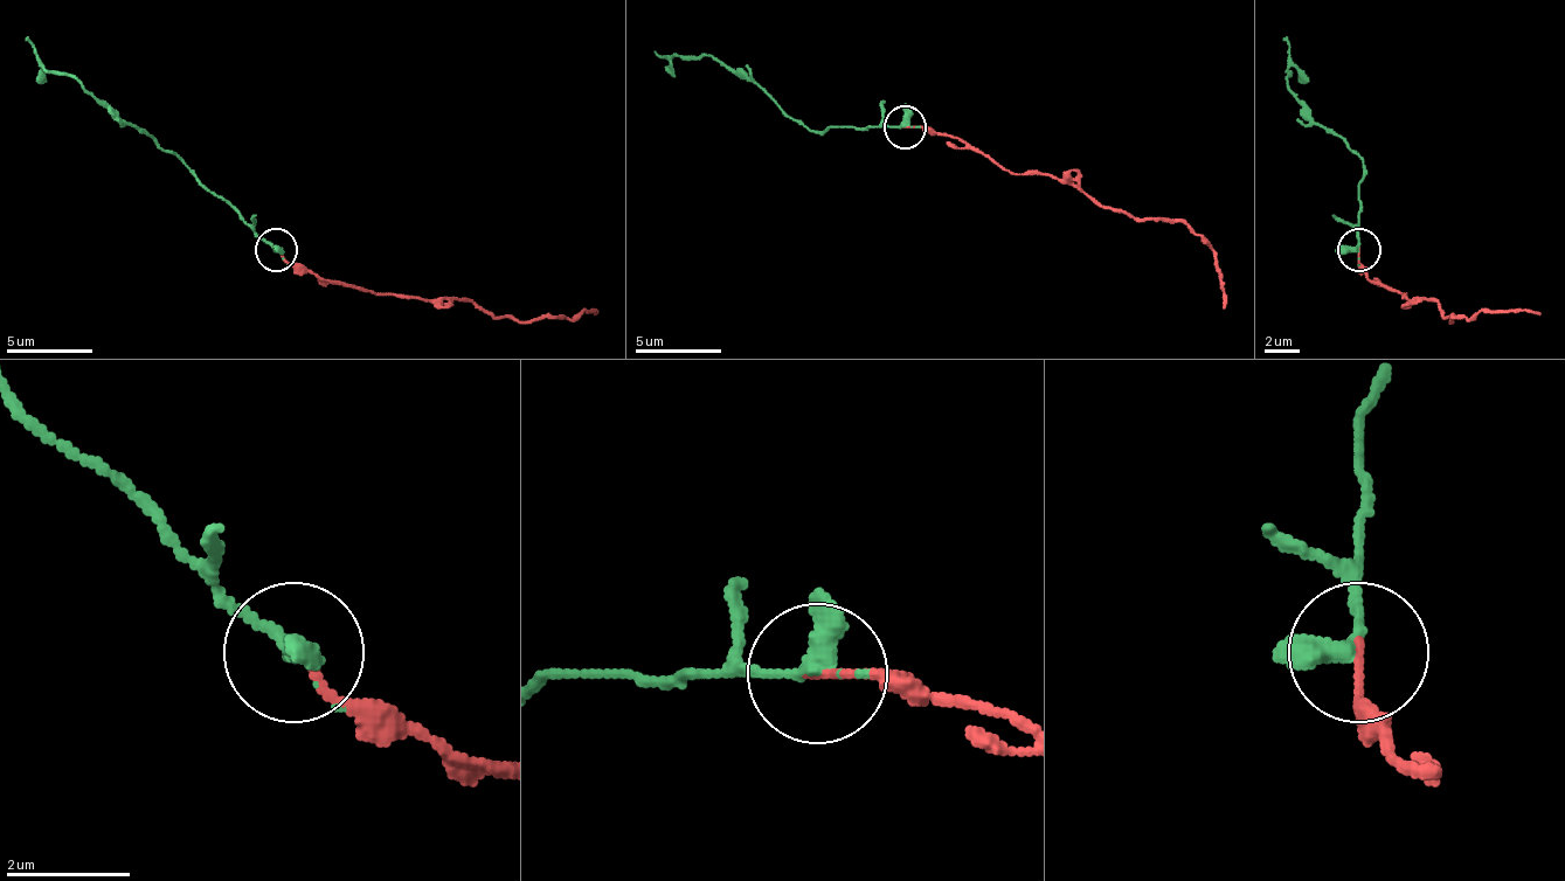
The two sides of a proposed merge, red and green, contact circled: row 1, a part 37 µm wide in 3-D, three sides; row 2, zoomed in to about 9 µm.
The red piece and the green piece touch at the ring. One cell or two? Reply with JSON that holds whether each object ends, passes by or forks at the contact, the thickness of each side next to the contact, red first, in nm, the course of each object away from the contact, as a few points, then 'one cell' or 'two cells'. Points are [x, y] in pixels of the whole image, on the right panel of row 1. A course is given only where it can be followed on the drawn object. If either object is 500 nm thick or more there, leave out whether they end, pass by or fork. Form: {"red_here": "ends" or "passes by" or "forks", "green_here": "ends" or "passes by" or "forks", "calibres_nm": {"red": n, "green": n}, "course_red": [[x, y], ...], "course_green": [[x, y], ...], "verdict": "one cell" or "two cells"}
{"red_here": "ends", "green_here": "passes by", "calibres_nm": {"red": 130, "green": 280}, "course_red": [[1357, 251], [1370, 281], [1405, 293], [1405, 298], [1431, 298], [1453, 320], [1487, 311], [1539, 316]], "course_green": [[1357, 251], [1362, 160], [1293, 95], [1288, 35]], "verdict": "one cell"}

